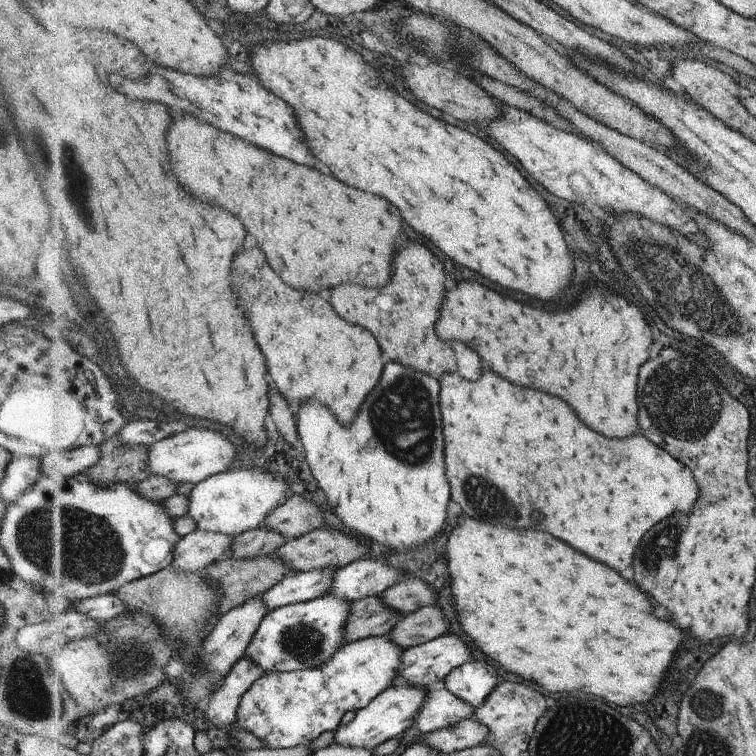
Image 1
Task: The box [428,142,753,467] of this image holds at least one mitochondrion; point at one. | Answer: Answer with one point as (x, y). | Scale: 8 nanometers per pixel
(639, 246)

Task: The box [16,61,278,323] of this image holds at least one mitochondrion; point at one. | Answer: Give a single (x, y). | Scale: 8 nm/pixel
(60, 159)

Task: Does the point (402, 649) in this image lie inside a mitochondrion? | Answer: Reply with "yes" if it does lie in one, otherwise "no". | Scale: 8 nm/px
no

